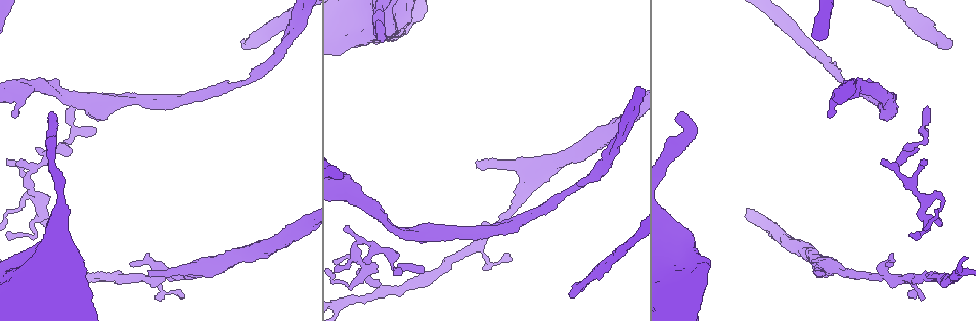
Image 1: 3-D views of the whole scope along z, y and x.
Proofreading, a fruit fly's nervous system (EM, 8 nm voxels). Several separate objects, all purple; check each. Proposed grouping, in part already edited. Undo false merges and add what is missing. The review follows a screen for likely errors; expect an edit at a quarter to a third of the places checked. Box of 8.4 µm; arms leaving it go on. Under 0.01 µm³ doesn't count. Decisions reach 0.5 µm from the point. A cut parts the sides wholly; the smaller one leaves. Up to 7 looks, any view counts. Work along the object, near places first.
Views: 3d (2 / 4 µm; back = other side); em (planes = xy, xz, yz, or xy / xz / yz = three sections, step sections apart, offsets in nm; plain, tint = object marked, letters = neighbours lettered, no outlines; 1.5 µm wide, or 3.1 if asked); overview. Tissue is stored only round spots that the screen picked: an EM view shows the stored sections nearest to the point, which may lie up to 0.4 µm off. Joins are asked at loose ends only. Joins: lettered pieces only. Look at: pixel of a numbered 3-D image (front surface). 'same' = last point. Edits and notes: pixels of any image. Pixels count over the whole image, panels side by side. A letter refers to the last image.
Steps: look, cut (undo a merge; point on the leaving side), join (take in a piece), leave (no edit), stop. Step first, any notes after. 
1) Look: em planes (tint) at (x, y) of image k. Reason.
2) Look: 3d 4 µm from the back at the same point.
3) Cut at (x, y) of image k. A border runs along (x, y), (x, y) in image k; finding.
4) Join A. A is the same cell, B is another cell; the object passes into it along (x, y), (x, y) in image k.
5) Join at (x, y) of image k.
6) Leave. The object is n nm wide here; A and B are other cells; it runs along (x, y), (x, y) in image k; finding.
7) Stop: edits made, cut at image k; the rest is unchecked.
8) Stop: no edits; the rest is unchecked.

Look: em planes (letters) at (72, 130) of image 1. A narrow waist.

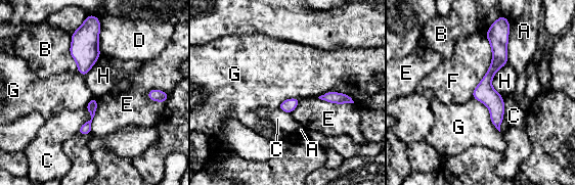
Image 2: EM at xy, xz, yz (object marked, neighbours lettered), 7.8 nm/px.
Leave. The object is 50 nm wide here; the longest contact is with F, 500 nm; A, B, C, D, E, F, G and H are other cells; continuous, no second cell.

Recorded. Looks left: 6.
Look: 3d 4 µm at (150, 272) of image 1. An open end.

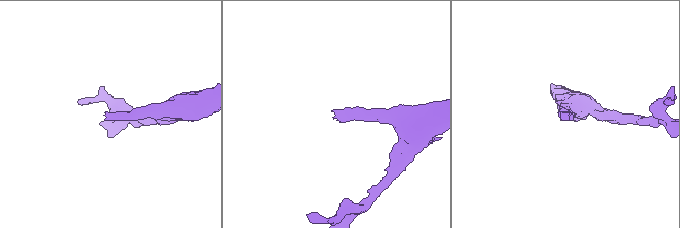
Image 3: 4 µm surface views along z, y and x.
Look: em planes (letters) at (336, 109) of image 3. Need the tissue.

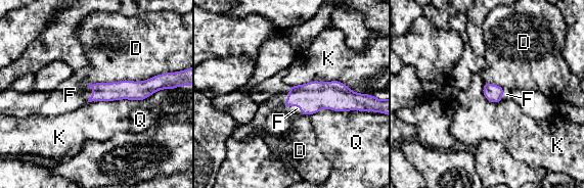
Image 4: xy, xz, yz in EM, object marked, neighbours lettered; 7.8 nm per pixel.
Join F. F is the same cell, D, K and Q are other cells; the object passes into it along (314, 96), (296, 104), (297, 108) in image 4; the cell continues.

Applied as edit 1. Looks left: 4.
Look: 3d 2 µm at (54, 124) of image 1. Sharp bend.

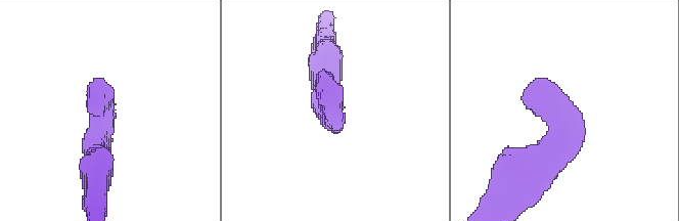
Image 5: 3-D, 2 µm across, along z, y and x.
Look: em planes (tint) at (556, 113) of image 5.

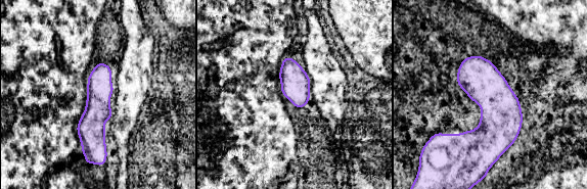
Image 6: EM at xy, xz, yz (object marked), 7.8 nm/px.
Look: em planes (letters) at the same point. What lies round it.

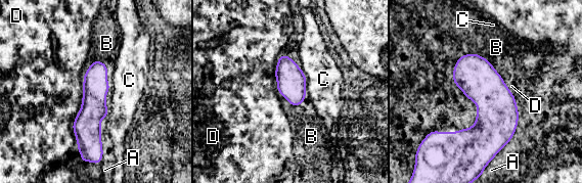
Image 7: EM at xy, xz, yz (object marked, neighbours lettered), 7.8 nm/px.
Leave. A, B, C and D are other cells; continuous, no second cell.

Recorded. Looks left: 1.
Stop: edits made, join at image 4; the rest is unchecked.

